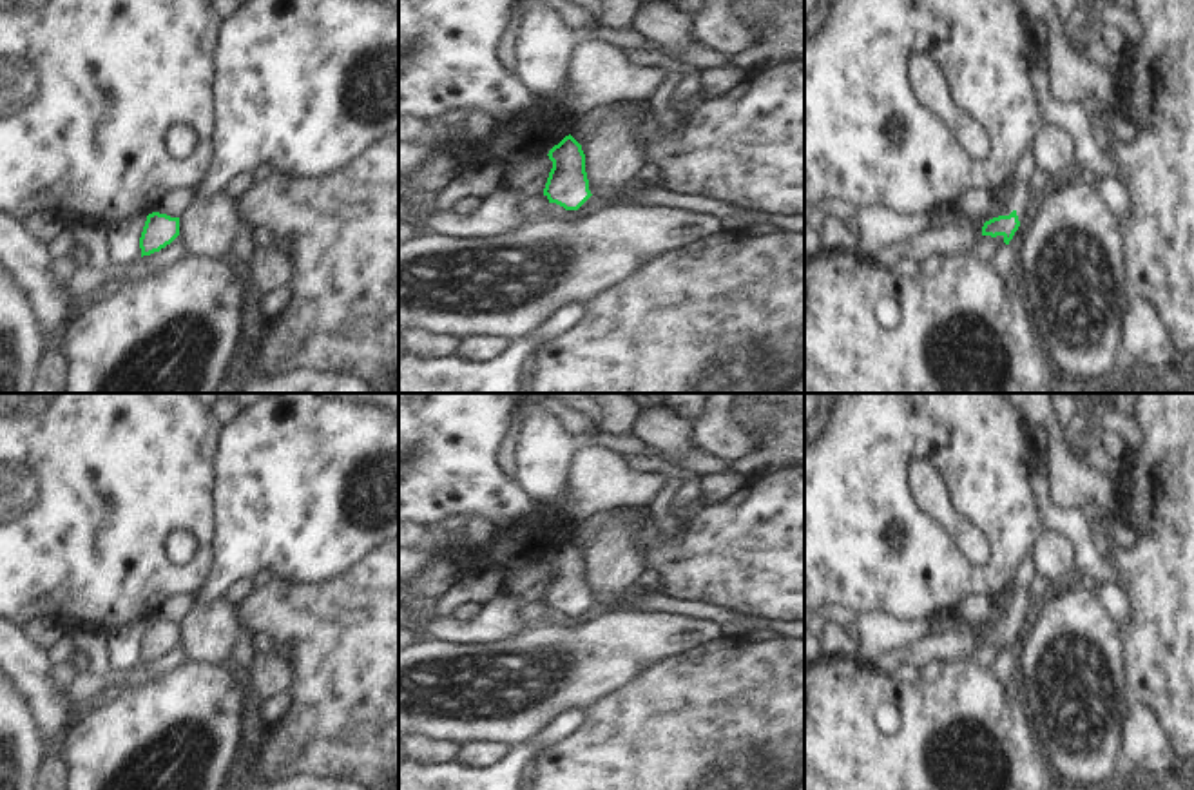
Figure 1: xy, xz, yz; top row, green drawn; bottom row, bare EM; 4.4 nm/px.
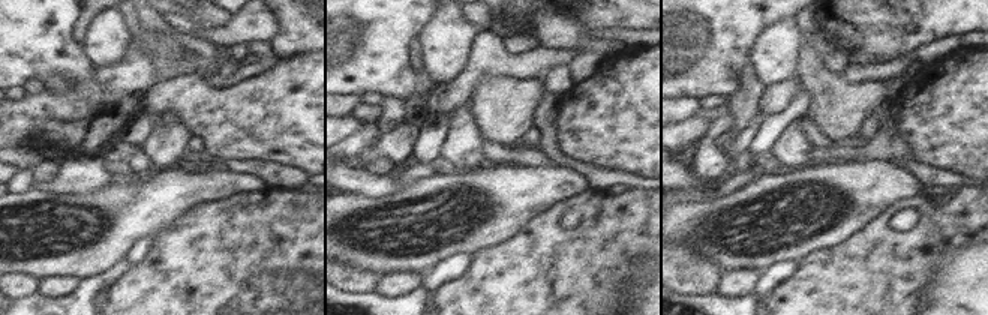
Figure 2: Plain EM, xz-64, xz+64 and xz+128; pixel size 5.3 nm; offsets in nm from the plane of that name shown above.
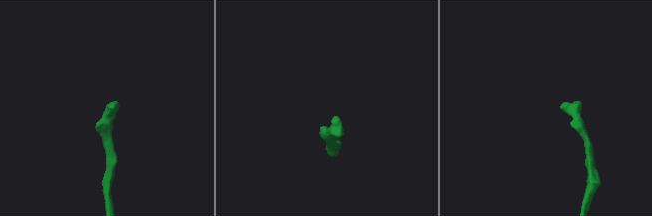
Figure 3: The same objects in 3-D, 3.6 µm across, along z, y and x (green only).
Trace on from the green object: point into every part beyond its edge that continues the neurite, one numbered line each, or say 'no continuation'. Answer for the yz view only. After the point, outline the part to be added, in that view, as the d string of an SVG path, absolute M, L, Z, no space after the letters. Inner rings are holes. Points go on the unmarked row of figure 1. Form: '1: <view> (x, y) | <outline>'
no continuation

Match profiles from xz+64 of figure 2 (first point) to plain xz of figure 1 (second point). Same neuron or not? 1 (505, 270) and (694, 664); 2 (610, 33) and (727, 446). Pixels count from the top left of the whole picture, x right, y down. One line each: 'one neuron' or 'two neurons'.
1: one neuron
2: one neuron

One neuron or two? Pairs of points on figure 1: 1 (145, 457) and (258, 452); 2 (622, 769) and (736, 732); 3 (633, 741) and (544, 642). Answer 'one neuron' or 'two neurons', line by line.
1: two neurons
2: one neuron
3: two neurons

